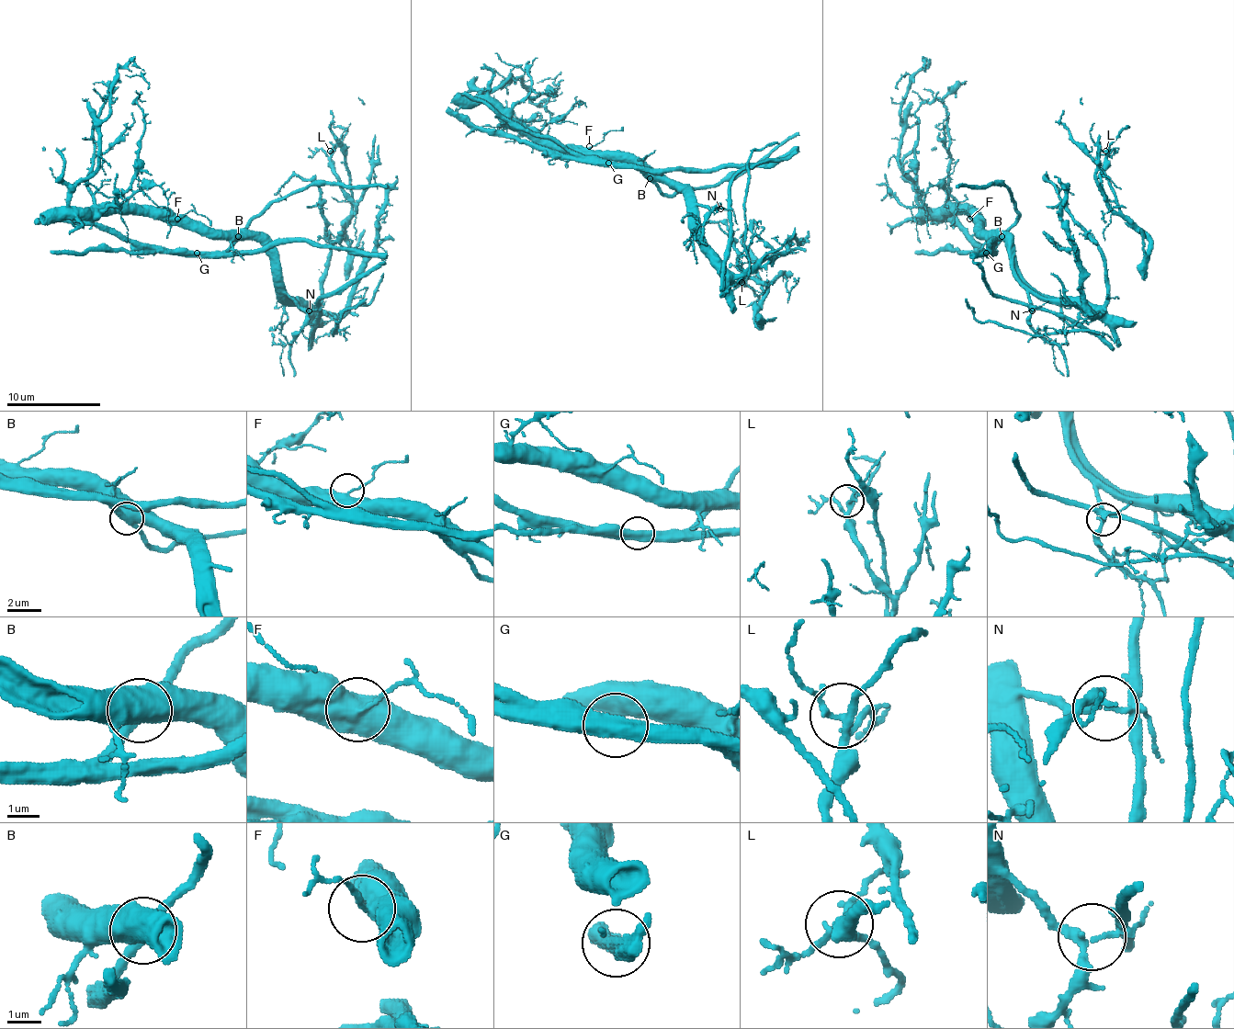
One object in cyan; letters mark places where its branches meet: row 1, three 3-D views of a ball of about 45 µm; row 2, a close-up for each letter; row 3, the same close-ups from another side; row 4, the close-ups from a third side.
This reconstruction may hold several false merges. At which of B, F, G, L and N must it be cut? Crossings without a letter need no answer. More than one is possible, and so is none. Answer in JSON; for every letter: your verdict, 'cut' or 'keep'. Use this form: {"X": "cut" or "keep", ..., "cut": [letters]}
{"B": "cut", "F": "keep", "G": "cut", "L": "keep", "N": "cut", "cut": ["B", "G", "N"]}

